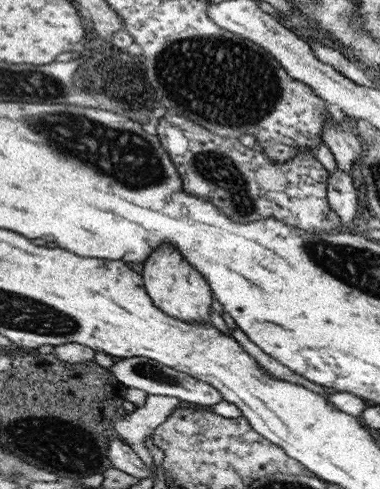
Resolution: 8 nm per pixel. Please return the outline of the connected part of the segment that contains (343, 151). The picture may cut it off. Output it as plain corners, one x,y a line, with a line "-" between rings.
327,123
322,139
334,155
337,168
352,177
352,166
364,148
361,140
343,130
338,123

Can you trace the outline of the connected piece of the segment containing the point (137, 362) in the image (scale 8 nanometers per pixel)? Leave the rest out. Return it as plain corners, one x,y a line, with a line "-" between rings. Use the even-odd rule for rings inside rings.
134,356
130,358
114,358
114,365
110,366
112,376
119,380
127,388
138,388
144,390
147,394
155,394
162,396
173,396
192,402
194,404
201,404
204,406
214,406
224,398
216,388
190,376
185,372
180,372
176,368
164,366
156,360
144,358
143,356

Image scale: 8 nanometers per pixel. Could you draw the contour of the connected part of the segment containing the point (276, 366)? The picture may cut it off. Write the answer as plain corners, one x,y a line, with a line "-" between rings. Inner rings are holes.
237,326
236,329
232,329
231,336
242,345
244,351
248,352
248,354
256,359
256,362
260,363
260,367
264,367
264,371
268,371
268,375
292,384
299,384
320,395
324,395
326,398
330,395
323,386
310,382
310,380
304,378
304,376
300,376
300,374
296,374
296,372
286,365
280,364
278,360
272,358
269,354
262,352
262,349
248,338
248,336
241,331
240,327

